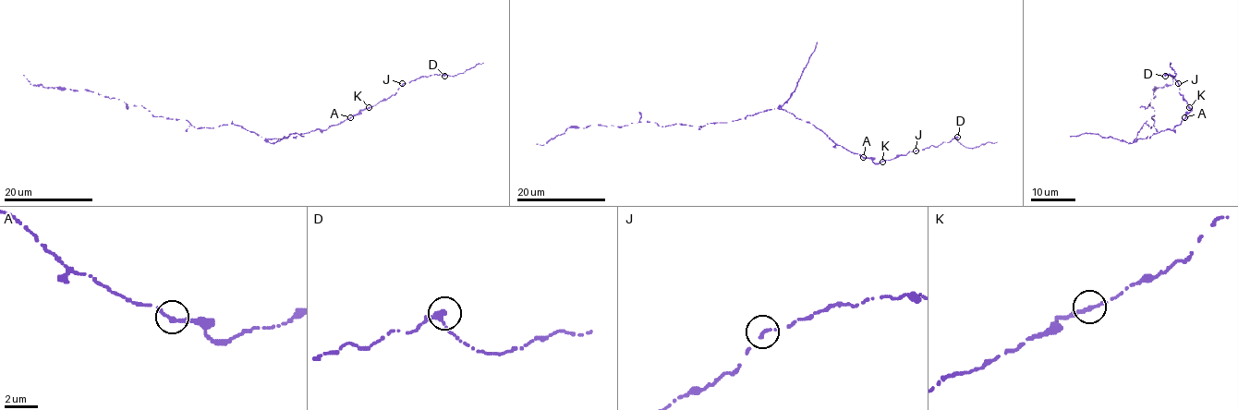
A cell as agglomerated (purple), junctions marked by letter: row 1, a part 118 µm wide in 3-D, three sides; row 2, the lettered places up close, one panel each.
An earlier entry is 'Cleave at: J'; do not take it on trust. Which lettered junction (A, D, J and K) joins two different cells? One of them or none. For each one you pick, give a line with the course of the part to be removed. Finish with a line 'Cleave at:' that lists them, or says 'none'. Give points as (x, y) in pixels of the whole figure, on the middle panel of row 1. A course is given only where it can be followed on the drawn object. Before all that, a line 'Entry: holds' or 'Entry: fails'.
Entry: fails
Cleave at: none

